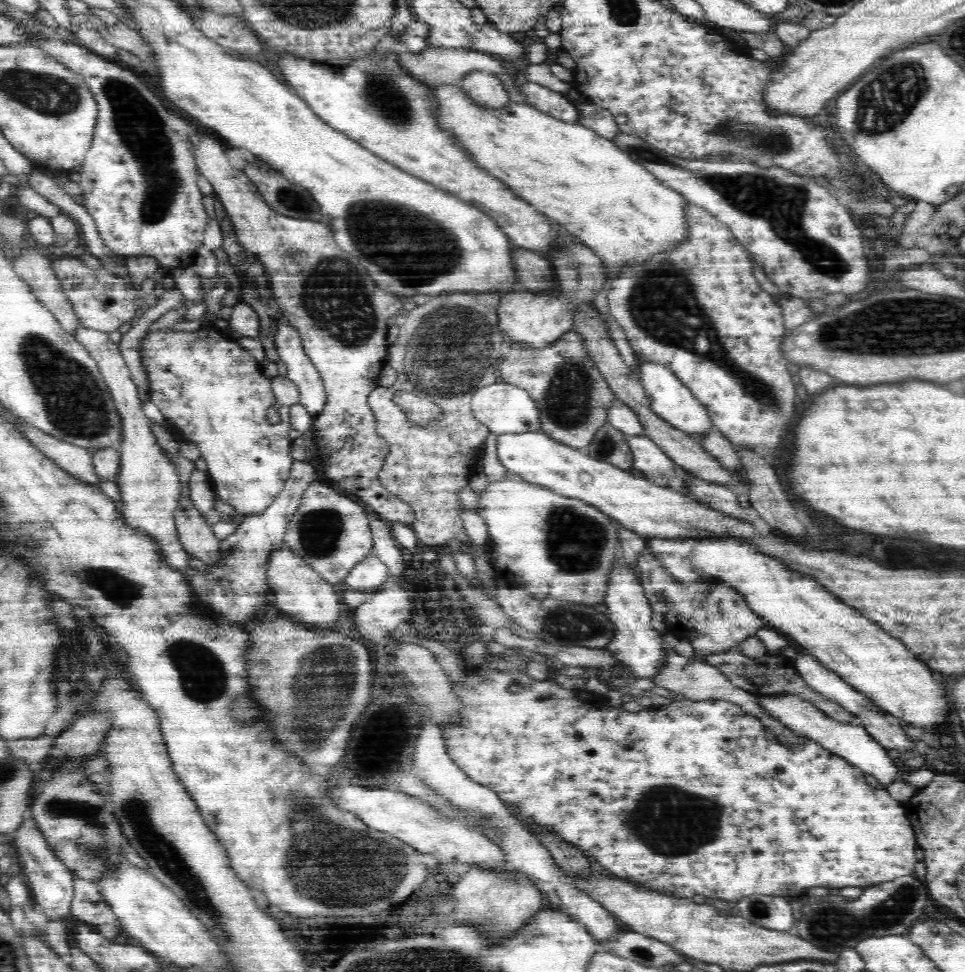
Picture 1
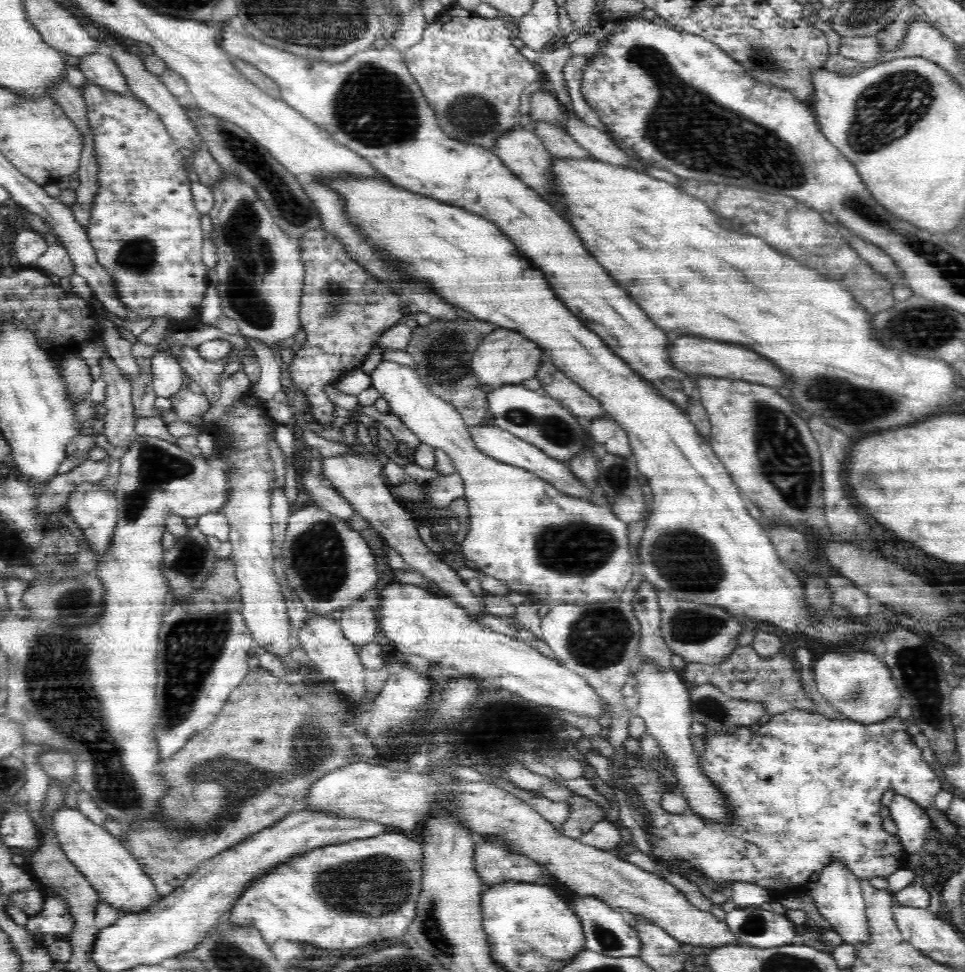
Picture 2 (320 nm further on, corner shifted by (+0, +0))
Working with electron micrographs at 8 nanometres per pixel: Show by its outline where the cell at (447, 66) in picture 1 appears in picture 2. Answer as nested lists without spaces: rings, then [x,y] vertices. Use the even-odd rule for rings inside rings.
[[[542,120],[534,122],[533,131],[553,158],[595,158],[560,126]]]

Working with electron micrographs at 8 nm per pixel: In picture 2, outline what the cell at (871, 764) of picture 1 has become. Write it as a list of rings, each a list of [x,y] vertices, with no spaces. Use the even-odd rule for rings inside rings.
[[[896,794],[893,796],[887,814],[898,827],[905,852],[908,855],[925,852],[922,848],[928,827],[931,826],[927,809],[918,806],[911,798]]]

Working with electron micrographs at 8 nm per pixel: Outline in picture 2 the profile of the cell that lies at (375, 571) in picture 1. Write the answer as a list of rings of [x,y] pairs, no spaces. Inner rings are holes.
[[[364,598],[342,610],[342,632],[358,649],[375,640],[377,632],[380,631],[374,610]]]

